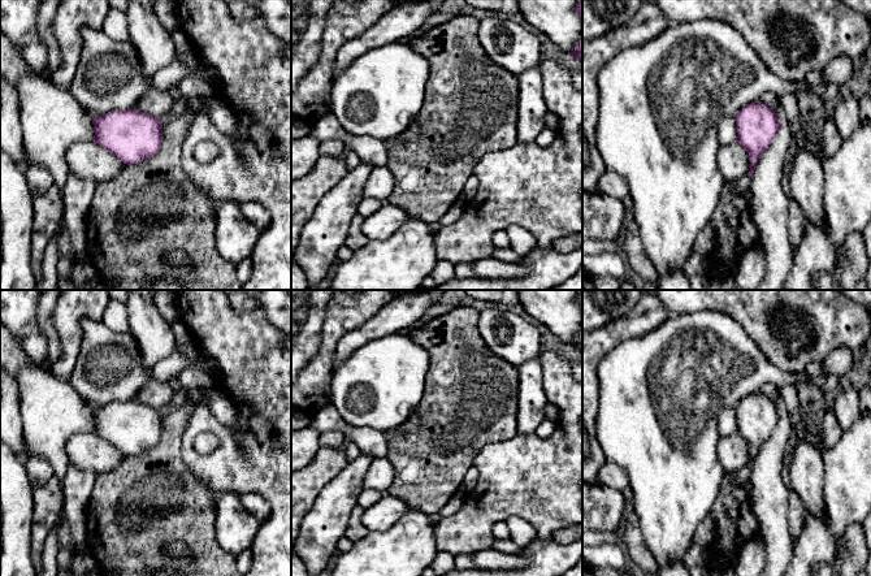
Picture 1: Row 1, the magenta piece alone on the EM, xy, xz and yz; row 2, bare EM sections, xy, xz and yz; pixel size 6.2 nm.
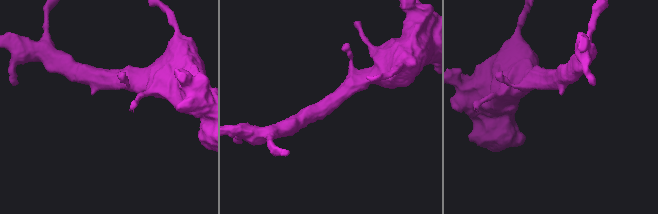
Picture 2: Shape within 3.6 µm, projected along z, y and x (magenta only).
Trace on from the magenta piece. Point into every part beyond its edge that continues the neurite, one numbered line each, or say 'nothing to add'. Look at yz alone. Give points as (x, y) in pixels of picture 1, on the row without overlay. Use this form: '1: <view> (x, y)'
1: yz (739, 477)

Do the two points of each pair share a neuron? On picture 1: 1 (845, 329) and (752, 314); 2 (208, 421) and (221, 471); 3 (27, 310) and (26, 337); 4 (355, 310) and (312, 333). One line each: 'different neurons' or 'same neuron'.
1: same neuron
2: same neuron
3: same neuron
4: different neurons

